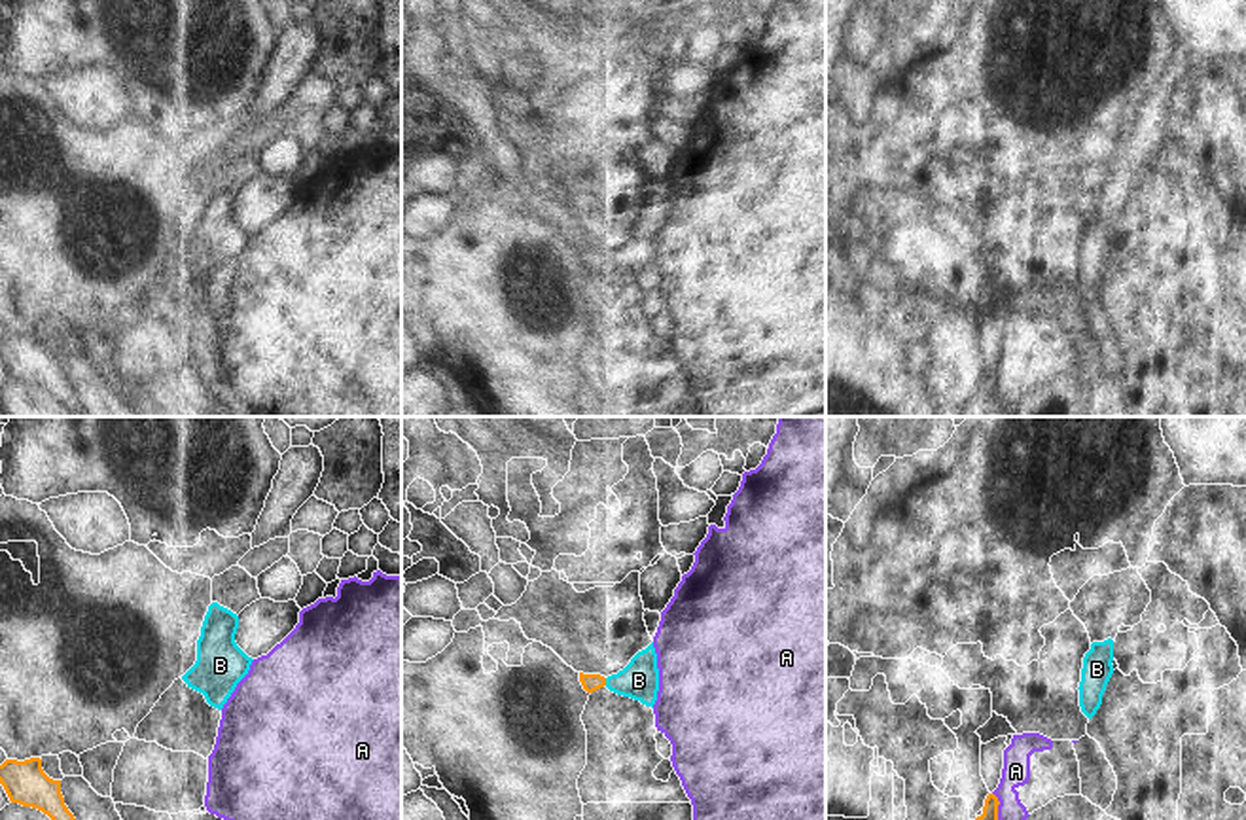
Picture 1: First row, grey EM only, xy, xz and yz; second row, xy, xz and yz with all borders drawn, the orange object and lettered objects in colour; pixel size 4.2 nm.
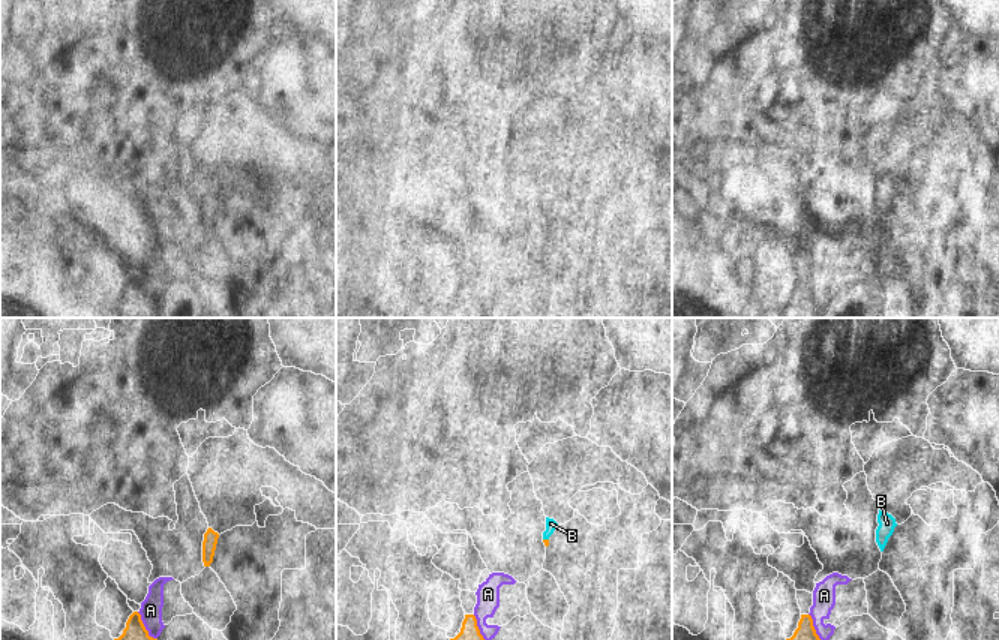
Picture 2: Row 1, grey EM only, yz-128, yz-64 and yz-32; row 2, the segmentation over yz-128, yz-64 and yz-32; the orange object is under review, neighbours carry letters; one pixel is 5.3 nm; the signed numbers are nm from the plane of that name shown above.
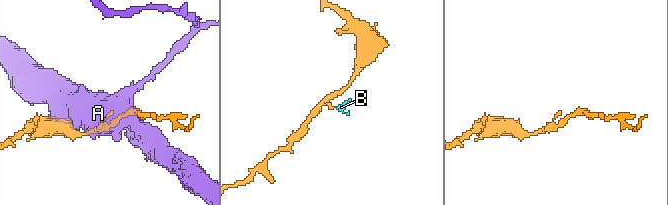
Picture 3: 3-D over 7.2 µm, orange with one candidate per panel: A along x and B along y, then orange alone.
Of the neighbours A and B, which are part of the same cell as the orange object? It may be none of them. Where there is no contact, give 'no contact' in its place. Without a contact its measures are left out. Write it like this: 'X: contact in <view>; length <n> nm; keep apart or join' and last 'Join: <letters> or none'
A: contact in yz; length 120 nm; keep apart
B: contact in xz; length 30 nm; join
Join: B

